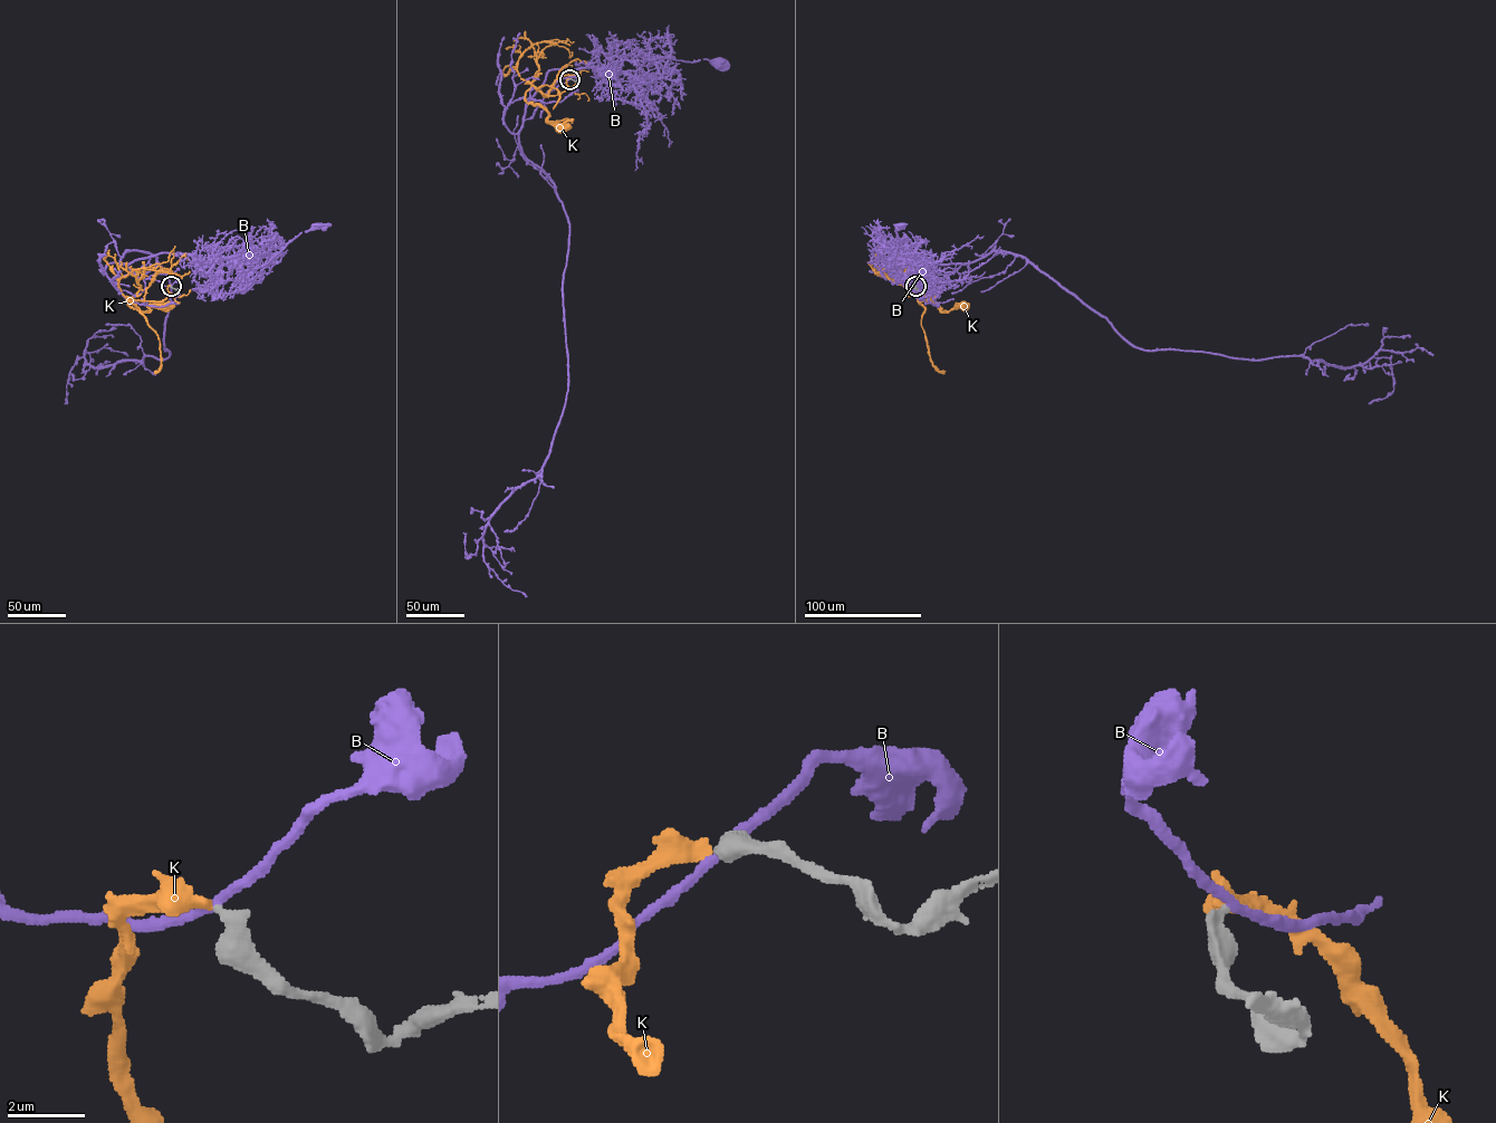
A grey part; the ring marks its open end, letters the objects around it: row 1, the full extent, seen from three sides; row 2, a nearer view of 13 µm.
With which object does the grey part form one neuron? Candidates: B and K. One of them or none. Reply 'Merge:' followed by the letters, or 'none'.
Merge: K

